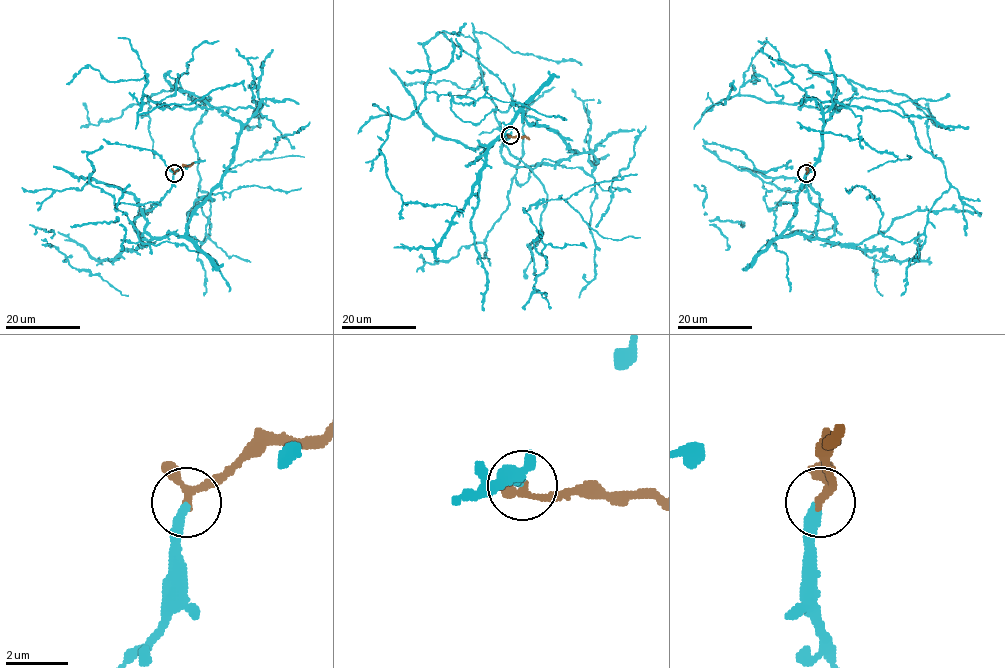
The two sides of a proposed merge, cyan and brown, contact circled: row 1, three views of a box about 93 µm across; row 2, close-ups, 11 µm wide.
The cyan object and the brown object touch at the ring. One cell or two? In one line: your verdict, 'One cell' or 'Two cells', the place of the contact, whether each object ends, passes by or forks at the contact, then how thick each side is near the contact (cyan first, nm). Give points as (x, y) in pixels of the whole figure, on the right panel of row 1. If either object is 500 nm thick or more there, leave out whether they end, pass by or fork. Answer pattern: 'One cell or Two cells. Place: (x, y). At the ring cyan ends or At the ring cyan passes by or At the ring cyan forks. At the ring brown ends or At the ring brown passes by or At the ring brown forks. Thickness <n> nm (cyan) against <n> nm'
One cell. Place: (806, 173). At the ring cyan ends. At the ring brown passes by. Thickness 320 nm (cyan) against 200 nm

